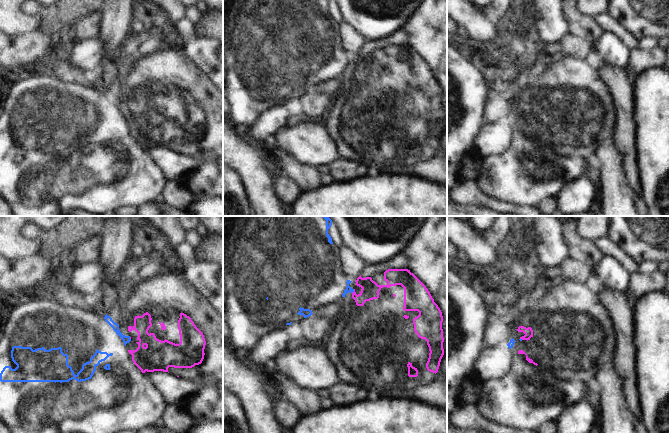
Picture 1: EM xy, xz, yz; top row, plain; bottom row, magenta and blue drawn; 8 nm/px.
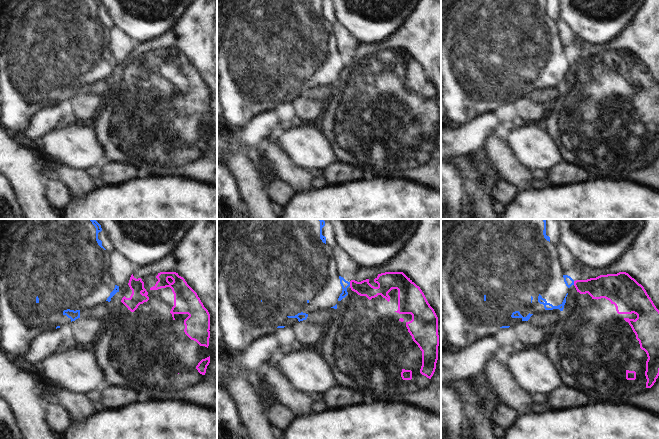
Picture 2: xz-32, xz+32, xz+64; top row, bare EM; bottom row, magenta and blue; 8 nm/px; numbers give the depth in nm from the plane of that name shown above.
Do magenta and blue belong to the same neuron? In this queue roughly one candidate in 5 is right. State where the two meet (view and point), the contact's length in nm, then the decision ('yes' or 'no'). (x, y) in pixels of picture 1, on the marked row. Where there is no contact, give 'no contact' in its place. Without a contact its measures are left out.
contact xz (354, 291); length 40 nm; no

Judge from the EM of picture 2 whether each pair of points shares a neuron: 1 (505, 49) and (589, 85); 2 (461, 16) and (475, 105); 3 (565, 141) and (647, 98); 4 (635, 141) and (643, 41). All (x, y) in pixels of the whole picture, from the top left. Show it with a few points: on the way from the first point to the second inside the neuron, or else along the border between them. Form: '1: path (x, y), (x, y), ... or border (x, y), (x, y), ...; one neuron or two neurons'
1: border (573, 60), (568, 65), (566, 78), (562, 86); two neurons
2: path (475, 38), (475, 83); one neuron
3: path (585, 123), (607, 121), (618, 117), (627, 110); one neuron
4: path (635, 116), (643, 106), (643, 66); one neuron

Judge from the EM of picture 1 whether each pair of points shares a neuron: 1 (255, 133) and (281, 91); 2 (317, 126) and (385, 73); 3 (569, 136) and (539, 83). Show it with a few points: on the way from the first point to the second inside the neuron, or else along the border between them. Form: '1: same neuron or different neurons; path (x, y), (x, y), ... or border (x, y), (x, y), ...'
1: different neurons; border (283, 104), (277, 104), (267, 109), (254, 124)
2: different neurons; border (320, 122), (334, 143)
3: same neuron; path (569, 122), (569, 108), (553, 92)

